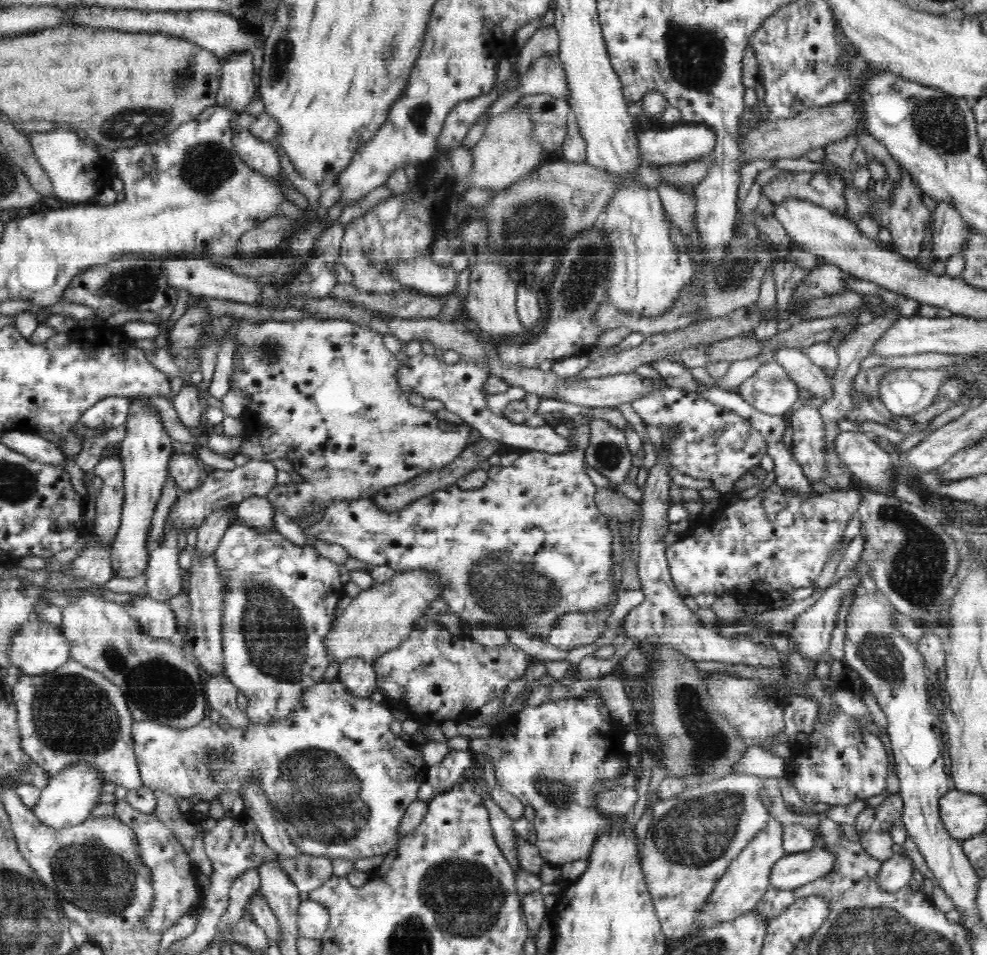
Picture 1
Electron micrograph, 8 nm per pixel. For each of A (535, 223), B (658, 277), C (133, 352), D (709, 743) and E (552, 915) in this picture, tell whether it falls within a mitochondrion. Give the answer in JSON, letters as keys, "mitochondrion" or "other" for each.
{"A":"mitochondrion","B":"other","C":"other","D":"mitochondrion","E":"other"}

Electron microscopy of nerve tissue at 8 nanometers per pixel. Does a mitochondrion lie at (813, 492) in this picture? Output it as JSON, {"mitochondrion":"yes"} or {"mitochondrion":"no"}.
{"mitochondrion":"no"}

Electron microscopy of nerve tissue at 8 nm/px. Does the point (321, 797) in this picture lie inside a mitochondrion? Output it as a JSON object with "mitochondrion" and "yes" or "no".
{"mitochondrion":"yes"}

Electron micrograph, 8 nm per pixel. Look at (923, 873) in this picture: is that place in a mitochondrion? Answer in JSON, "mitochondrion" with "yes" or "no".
{"mitochondrion":"no"}

